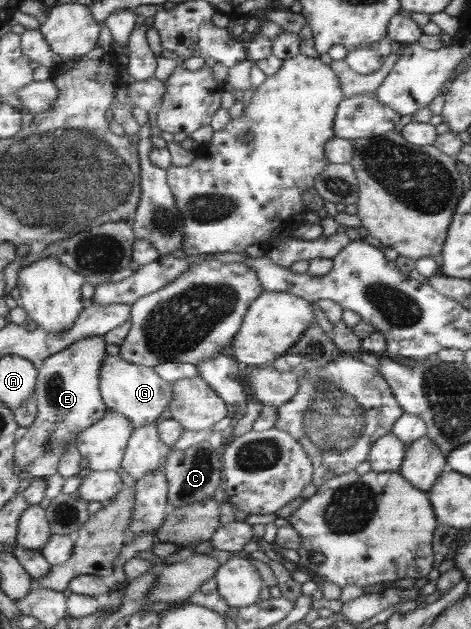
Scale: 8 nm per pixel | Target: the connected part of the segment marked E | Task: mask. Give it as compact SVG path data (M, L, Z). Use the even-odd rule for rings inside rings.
M88 336L67 350L54 354L39 363L36 393L38 417L16 446L16 464L33 477L46 478L58 472L67 448L79 442L81 431L99 422L108 412L100 391L100 374L107 355L104 336Z

